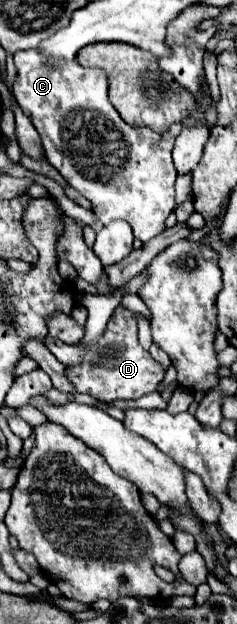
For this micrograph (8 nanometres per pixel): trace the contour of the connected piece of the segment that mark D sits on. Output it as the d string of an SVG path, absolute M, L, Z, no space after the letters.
M118 306L104 330L104 334L84 348L84 358L80 364L66 366L64 376L72 382L76 392L90 394L92 398L112 404L116 400L138 400L144 394L156 390L156 386L164 378L164 370L156 360L152 360L150 352L146 352L138 342L138 324L136 312L130 312L124 306Z

